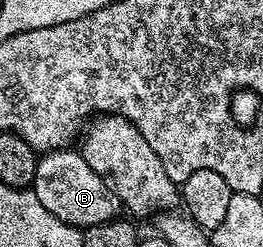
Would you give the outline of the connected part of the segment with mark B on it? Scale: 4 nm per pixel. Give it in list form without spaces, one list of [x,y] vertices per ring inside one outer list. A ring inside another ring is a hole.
[[[60,149],[40,154],[35,161],[33,190],[37,201],[61,221],[80,229],[101,225],[120,214],[121,204],[115,190],[106,183],[85,161],[82,153],[75,149]]]

